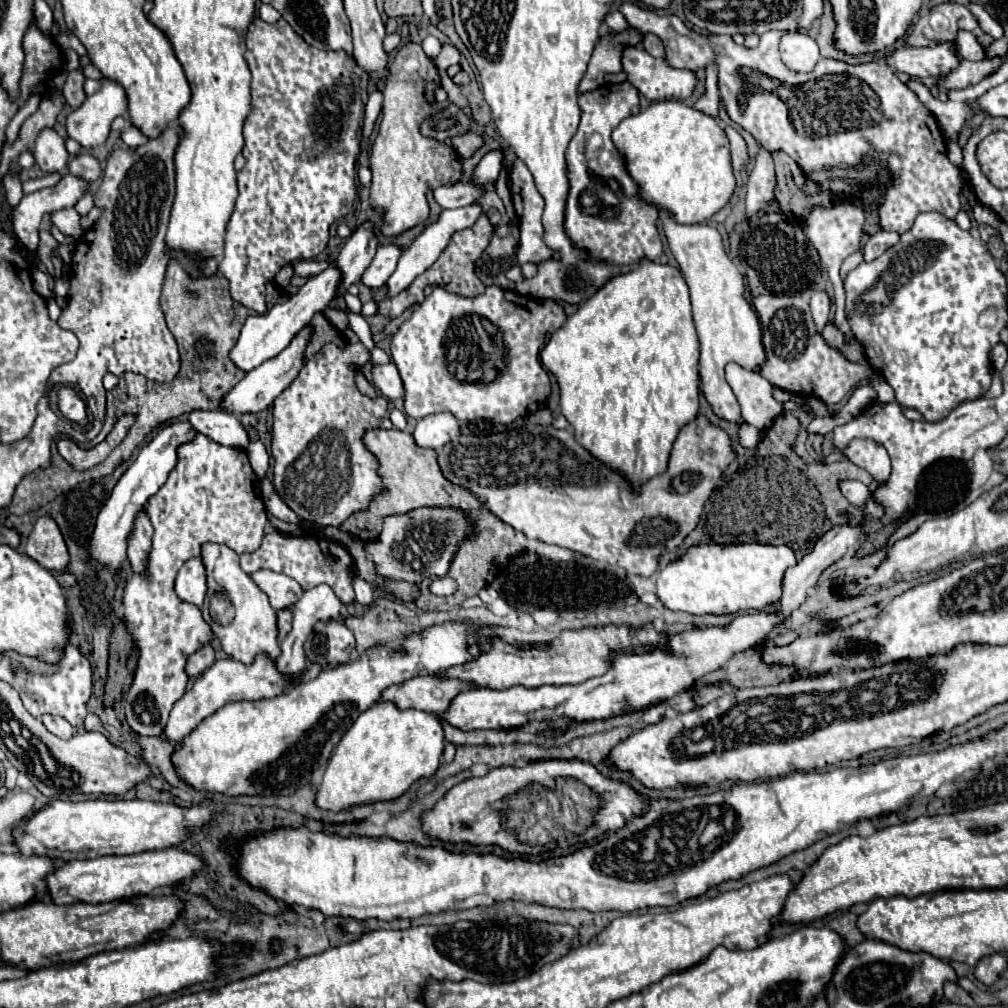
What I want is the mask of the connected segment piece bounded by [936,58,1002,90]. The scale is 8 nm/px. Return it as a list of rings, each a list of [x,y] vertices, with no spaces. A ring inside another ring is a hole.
[[[1000,58],[994,60],[980,60],[980,62],[970,62],[970,60],[960,60],[958,68],[954,72],[946,72],[946,76],[940,76],[936,86],[942,90],[964,90],[972,84],[978,84],[986,76],[990,76],[994,70],[998,70],[1002,64]]]

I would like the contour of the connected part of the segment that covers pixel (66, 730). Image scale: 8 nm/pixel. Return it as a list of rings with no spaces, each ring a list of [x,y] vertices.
[[[44,714],[44,716],[42,716],[42,722],[44,722],[44,726],[46,726],[52,734],[56,734],[58,738],[70,738],[70,736],[74,736],[74,728],[72,728],[62,716]]]

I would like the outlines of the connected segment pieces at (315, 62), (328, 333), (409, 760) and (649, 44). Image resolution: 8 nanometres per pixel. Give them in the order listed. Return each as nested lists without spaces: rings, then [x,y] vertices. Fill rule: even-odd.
[[[260,18],[252,20],[246,34],[244,60],[252,74],[252,108],[244,122],[242,150],[246,166],[238,172],[238,200],[226,226],[220,270],[230,282],[232,300],[264,314],[264,282],[272,280],[286,264],[312,260],[322,254],[330,238],[330,226],[342,220],[354,204],[358,194],[356,168],[370,76],[366,76],[366,72],[358,68],[354,56],[346,56],[346,52],[314,50],[314,46],[306,44],[302,36],[298,36],[284,20],[278,20],[276,24],[268,24]],[[324,92],[334,96],[334,116],[328,116],[326,110],[322,110],[324,106],[320,104],[320,94]]]
[[[316,314],[316,316],[314,316],[312,328],[314,328],[314,332],[310,334],[310,344],[306,344],[304,360],[310,360],[310,358],[312,358],[324,344],[328,344],[328,342],[334,342],[334,344],[338,344],[340,348],[344,348],[344,344],[346,344],[344,336],[326,320],[324,314]]]
[[[376,702],[348,728],[328,760],[316,806],[322,810],[348,810],[374,802],[400,798],[422,778],[432,778],[444,750],[444,732],[434,714],[398,710],[390,702]]]
[[[646,34],[646,40],[642,42],[642,46],[654,58],[662,58],[664,56],[664,46],[662,46],[662,42],[654,34]]]

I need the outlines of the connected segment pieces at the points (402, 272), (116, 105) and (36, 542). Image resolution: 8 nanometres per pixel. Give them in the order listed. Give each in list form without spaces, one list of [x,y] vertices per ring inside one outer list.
[[[474,200],[472,204],[468,204],[468,206],[464,206],[464,208],[442,210],[440,216],[438,216],[438,220],[436,220],[434,224],[426,226],[424,232],[422,232],[422,234],[412,242],[412,246],[404,250],[404,254],[402,254],[402,258],[400,258],[400,262],[398,262],[398,266],[396,266],[396,270],[394,270],[394,274],[392,274],[386,282],[388,295],[396,296],[398,292],[406,290],[406,288],[412,284],[412,280],[414,280],[416,276],[420,276],[424,270],[428,270],[428,268],[438,260],[438,256],[442,254],[442,250],[446,248],[446,244],[450,242],[450,238],[454,236],[454,232],[460,232],[460,230],[470,228],[470,226],[478,220],[480,212],[482,212],[480,200]]]
[[[102,80],[102,88],[88,96],[84,100],[84,104],[76,110],[72,110],[68,116],[66,116],[66,132],[68,132],[68,138],[76,140],[82,148],[94,148],[94,146],[100,146],[108,140],[108,132],[110,132],[110,124],[116,116],[122,116],[126,112],[126,92],[122,86],[118,86],[116,82],[112,80]]]
[[[50,516],[38,518],[32,534],[24,544],[24,552],[46,570],[62,570],[70,560],[64,536]]]

